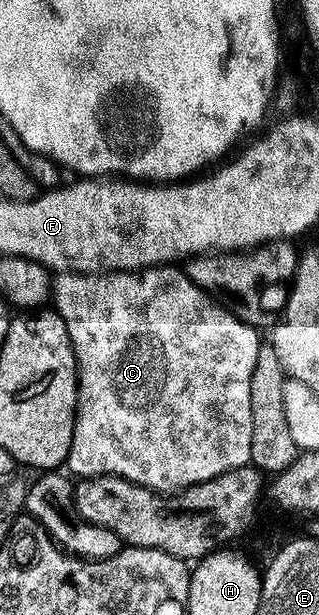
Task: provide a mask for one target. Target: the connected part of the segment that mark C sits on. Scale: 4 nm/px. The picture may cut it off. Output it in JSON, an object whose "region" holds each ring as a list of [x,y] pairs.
{"region":[[[177,267],[142,269],[140,273],[62,273],[53,286],[52,304],[63,323],[67,323],[67,331],[77,356],[77,426],[67,462],[67,469],[74,473],[74,478],[122,477],[153,493],[176,495],[230,473],[232,469],[244,469],[250,464],[251,375],[255,375],[255,363],[259,363],[259,351],[263,344],[263,338],[257,334],[260,332],[254,326],[243,323],[224,305],[195,287],[189,276]]]}

